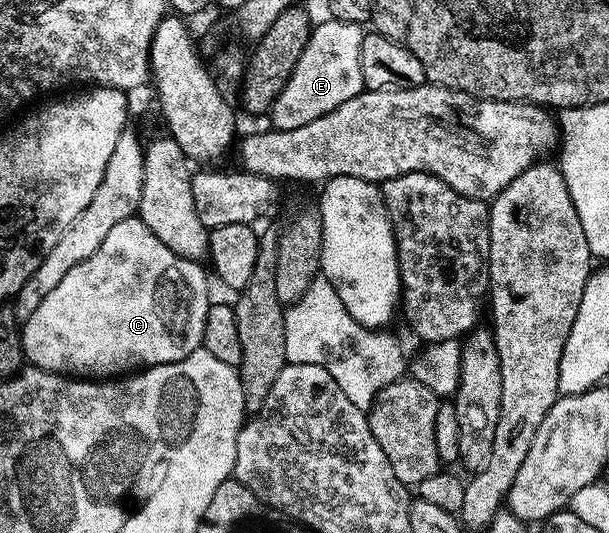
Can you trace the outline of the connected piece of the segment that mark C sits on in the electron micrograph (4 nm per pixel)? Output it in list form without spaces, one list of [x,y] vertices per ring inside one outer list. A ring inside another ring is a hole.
[[[139,217],[118,221],[118,225],[114,225],[114,229],[110,229],[110,234],[107,235],[106,241],[102,241],[100,248],[89,259],[82,261],[82,265],[74,265],[74,269],[70,269],[70,273],[66,273],[66,277],[62,277],[62,281],[58,281],[57,287],[52,292],[46,293],[42,305],[38,305],[38,309],[34,309],[34,313],[30,313],[30,317],[23,320],[25,360],[31,366],[41,367],[44,371],[55,371],[58,375],[91,377],[96,381],[104,381],[109,377],[123,376],[133,369],[157,367],[163,363],[182,361],[182,357],[190,357],[190,353],[194,353],[203,344],[206,313],[210,306],[210,298],[208,299],[209,272],[207,270],[204,272],[200,266],[201,264],[197,260],[183,259],[178,257],[178,253],[166,249],[166,245],[162,245],[162,241],[158,241],[158,237],[154,237],[154,233],[150,233],[148,226]]]

